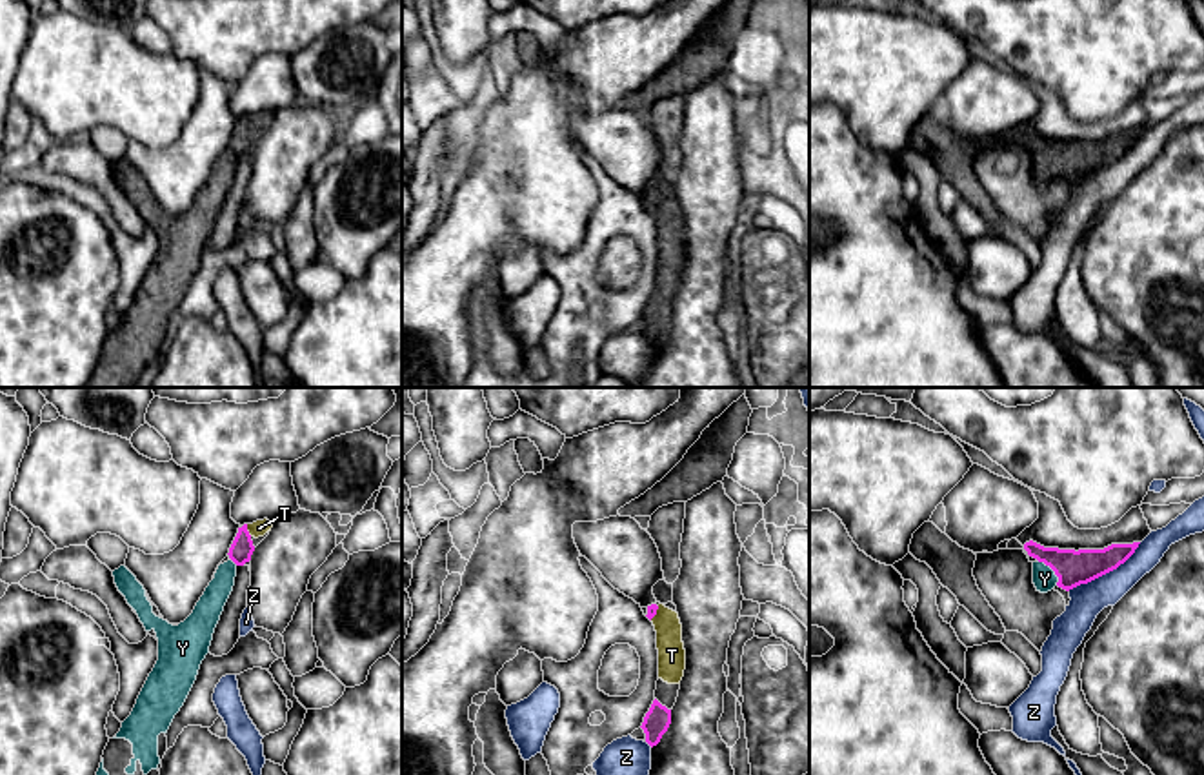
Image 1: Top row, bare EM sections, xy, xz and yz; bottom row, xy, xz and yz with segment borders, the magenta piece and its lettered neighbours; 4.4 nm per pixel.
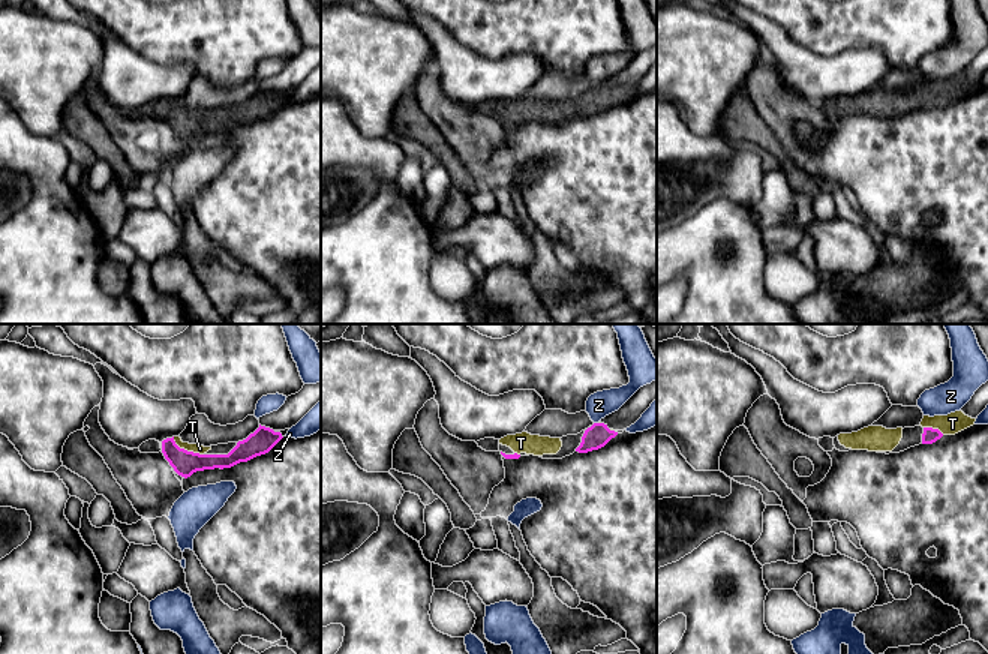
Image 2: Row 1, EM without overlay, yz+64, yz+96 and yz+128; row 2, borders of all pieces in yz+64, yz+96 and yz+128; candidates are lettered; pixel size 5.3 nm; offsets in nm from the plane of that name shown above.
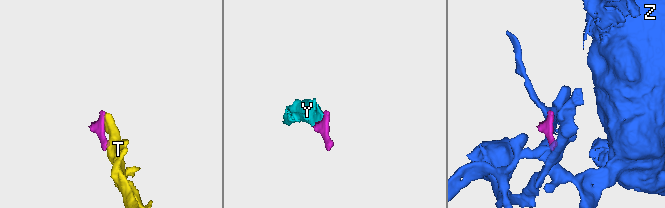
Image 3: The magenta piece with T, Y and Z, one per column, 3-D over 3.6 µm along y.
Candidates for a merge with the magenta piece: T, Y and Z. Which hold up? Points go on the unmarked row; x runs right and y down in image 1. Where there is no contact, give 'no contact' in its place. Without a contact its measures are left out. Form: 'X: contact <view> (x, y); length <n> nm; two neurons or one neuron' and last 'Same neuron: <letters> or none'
T: contact xy (246, 122); length 60 nm; one neuron
Y: contact yz (1052, 161); length 150 nm; one neuron
Z: contact yz (1104, 166); length 380 nm; two neurons
Same neuron: T, Y

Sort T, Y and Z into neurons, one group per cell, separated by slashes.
T Y / Z

